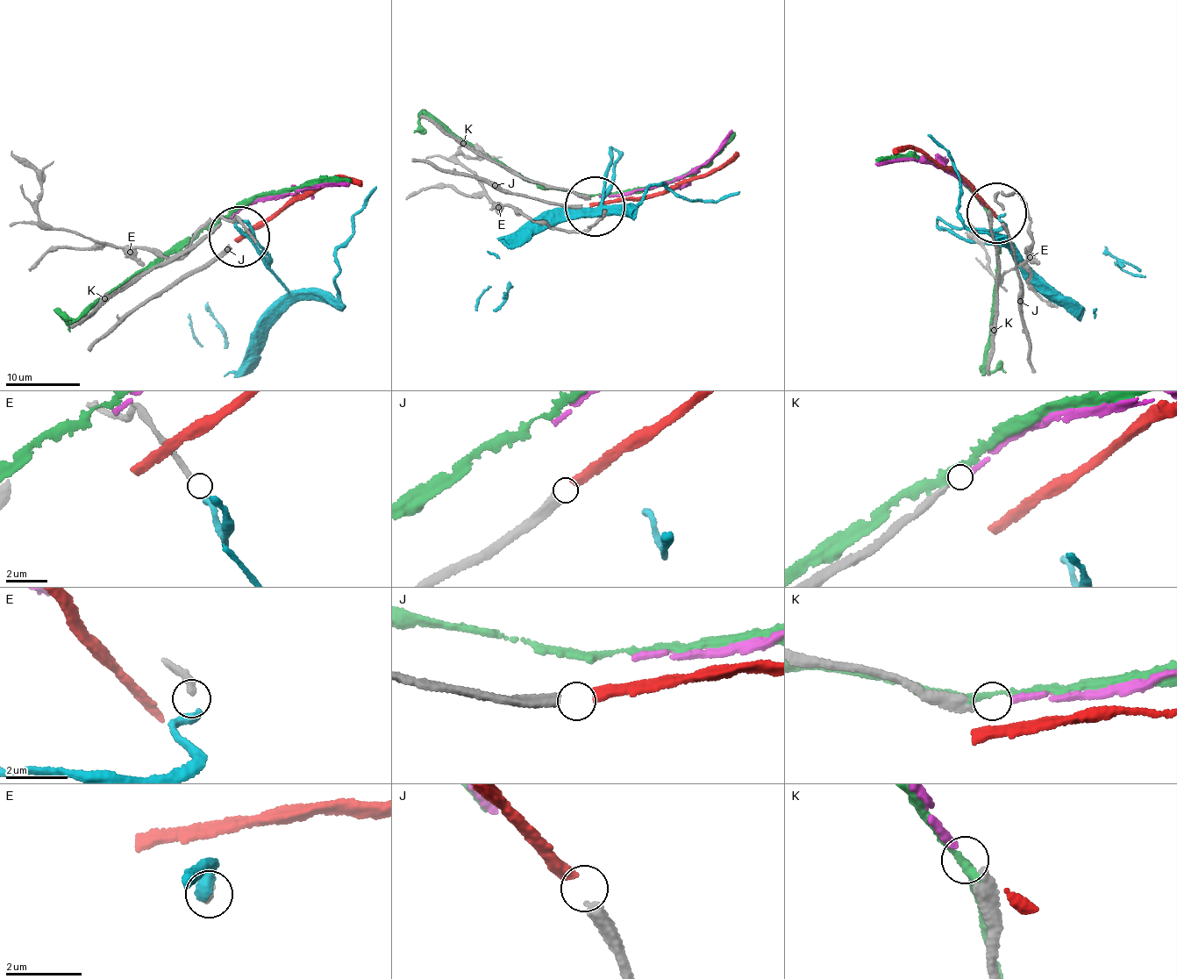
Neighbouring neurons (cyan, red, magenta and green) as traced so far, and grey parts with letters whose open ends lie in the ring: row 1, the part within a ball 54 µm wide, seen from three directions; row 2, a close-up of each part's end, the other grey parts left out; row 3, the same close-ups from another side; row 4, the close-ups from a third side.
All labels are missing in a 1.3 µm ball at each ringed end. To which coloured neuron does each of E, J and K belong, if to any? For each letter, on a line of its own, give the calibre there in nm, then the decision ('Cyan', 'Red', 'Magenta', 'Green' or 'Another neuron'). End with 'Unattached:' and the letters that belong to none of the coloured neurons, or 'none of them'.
E: Thickness 260 nm. Cyan
J: Thickness 400 nm. Red
K: Thickness 340 nm. Magenta
Unattached: none of them

